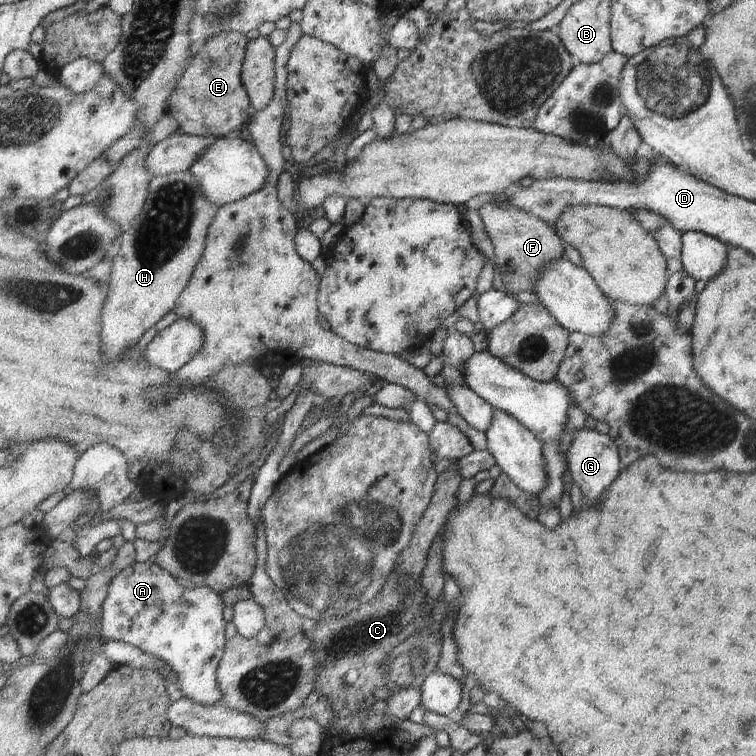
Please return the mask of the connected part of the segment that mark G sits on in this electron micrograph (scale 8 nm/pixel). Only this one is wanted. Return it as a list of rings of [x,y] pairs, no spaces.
[[[582,429],[575,433],[574,439],[566,452],[568,474],[577,484],[584,496],[583,501],[597,502],[603,496],[606,488],[619,476],[622,460],[615,439],[608,433],[602,434],[597,430]]]

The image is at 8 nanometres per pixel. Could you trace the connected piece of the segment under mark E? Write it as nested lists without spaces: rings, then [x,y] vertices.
[[[221,32],[200,48],[191,59],[177,82],[173,95],[168,100],[167,112],[173,114],[179,122],[179,127],[186,135],[201,136],[202,138],[225,137],[225,134],[235,130],[242,130],[251,120],[251,105],[249,94],[242,80],[242,71],[250,40],[245,33]]]

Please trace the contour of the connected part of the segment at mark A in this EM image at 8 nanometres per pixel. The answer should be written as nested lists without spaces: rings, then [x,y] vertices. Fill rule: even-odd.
[[[136,562],[110,584],[99,621],[100,644],[122,641],[164,661],[178,675],[182,696],[206,707],[223,703],[218,669],[225,655],[224,601],[211,588],[185,589],[158,563]]]

